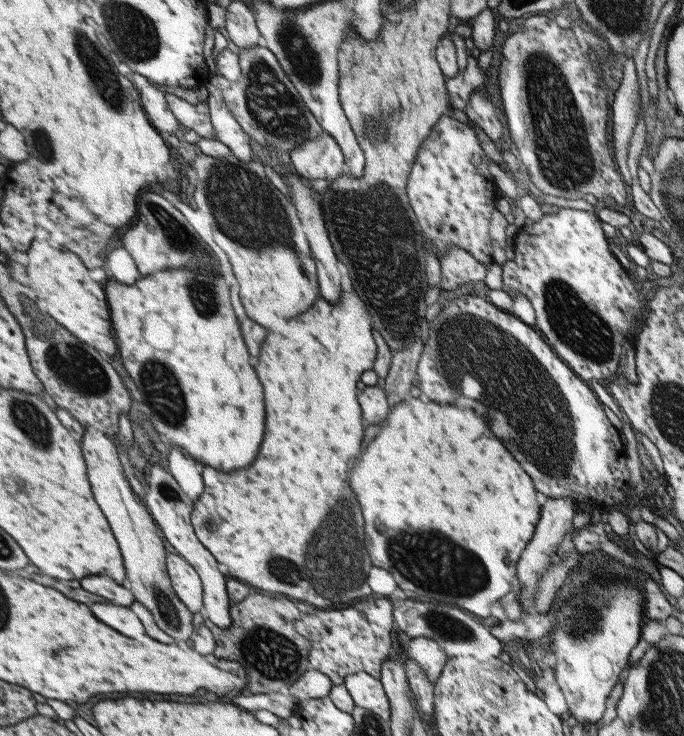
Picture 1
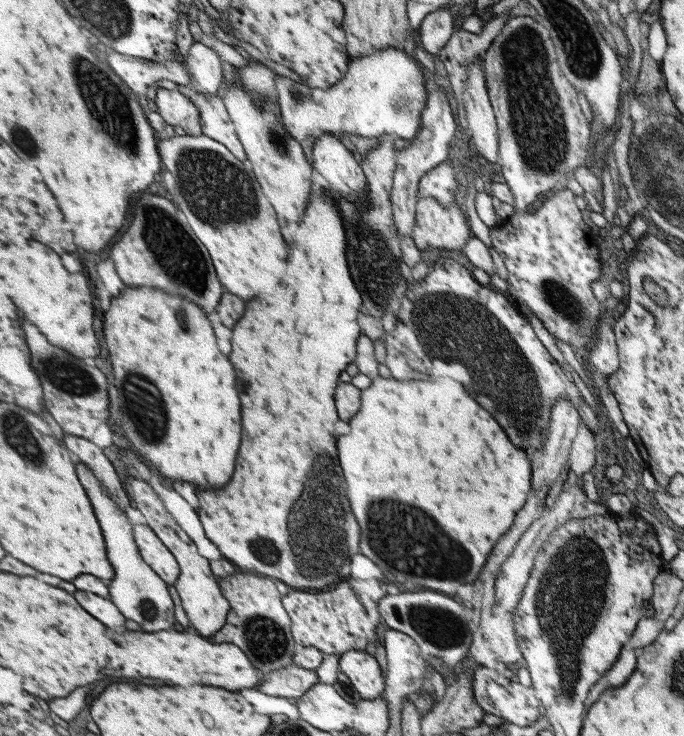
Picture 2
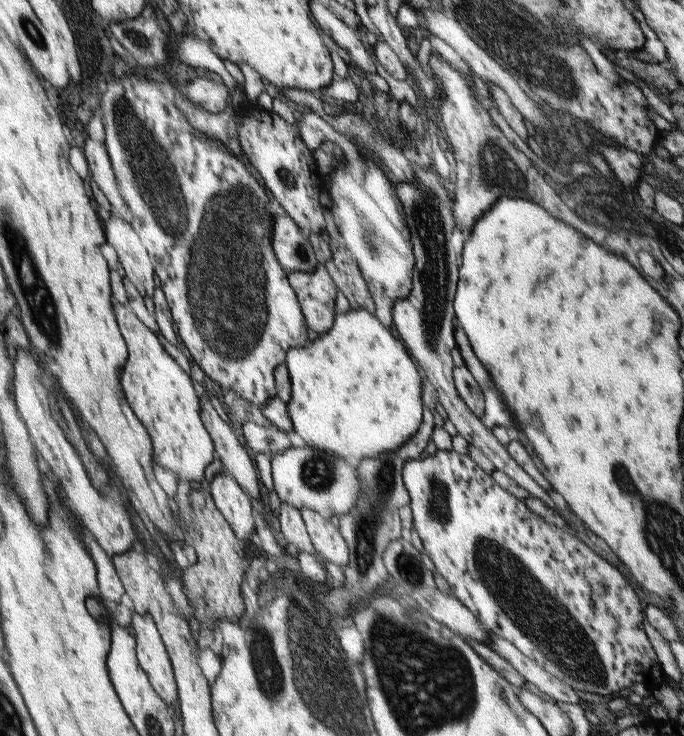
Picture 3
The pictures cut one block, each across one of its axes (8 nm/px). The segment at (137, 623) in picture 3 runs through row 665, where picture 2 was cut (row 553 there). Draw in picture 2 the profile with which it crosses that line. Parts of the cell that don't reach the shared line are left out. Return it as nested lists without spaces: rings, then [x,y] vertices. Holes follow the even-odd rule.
[[[134,524],[132,534],[146,564],[152,567],[162,580],[174,586],[180,575],[180,566],[168,547],[162,544],[160,538],[146,524]]]

